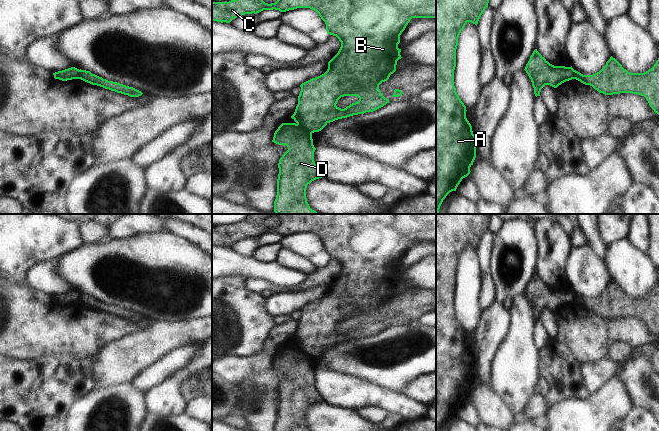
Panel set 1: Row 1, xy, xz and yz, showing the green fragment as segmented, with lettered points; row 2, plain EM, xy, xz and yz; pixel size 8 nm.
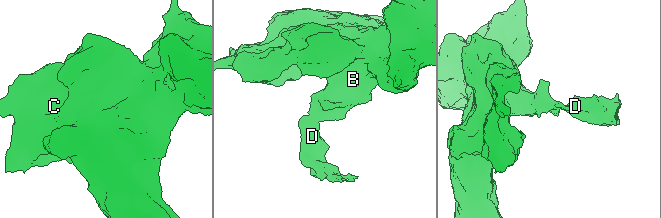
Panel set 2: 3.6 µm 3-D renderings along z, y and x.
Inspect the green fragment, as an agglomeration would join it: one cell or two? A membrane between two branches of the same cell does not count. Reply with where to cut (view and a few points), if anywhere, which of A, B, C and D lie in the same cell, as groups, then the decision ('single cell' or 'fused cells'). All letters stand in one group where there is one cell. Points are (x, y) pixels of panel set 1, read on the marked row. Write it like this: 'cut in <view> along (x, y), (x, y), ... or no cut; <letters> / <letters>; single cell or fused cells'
cut in xz along (297, 123), (311, 134); A B C / D; fused cells

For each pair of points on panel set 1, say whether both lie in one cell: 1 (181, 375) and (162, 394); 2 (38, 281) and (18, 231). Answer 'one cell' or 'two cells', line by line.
1: one cell
2: two cells

